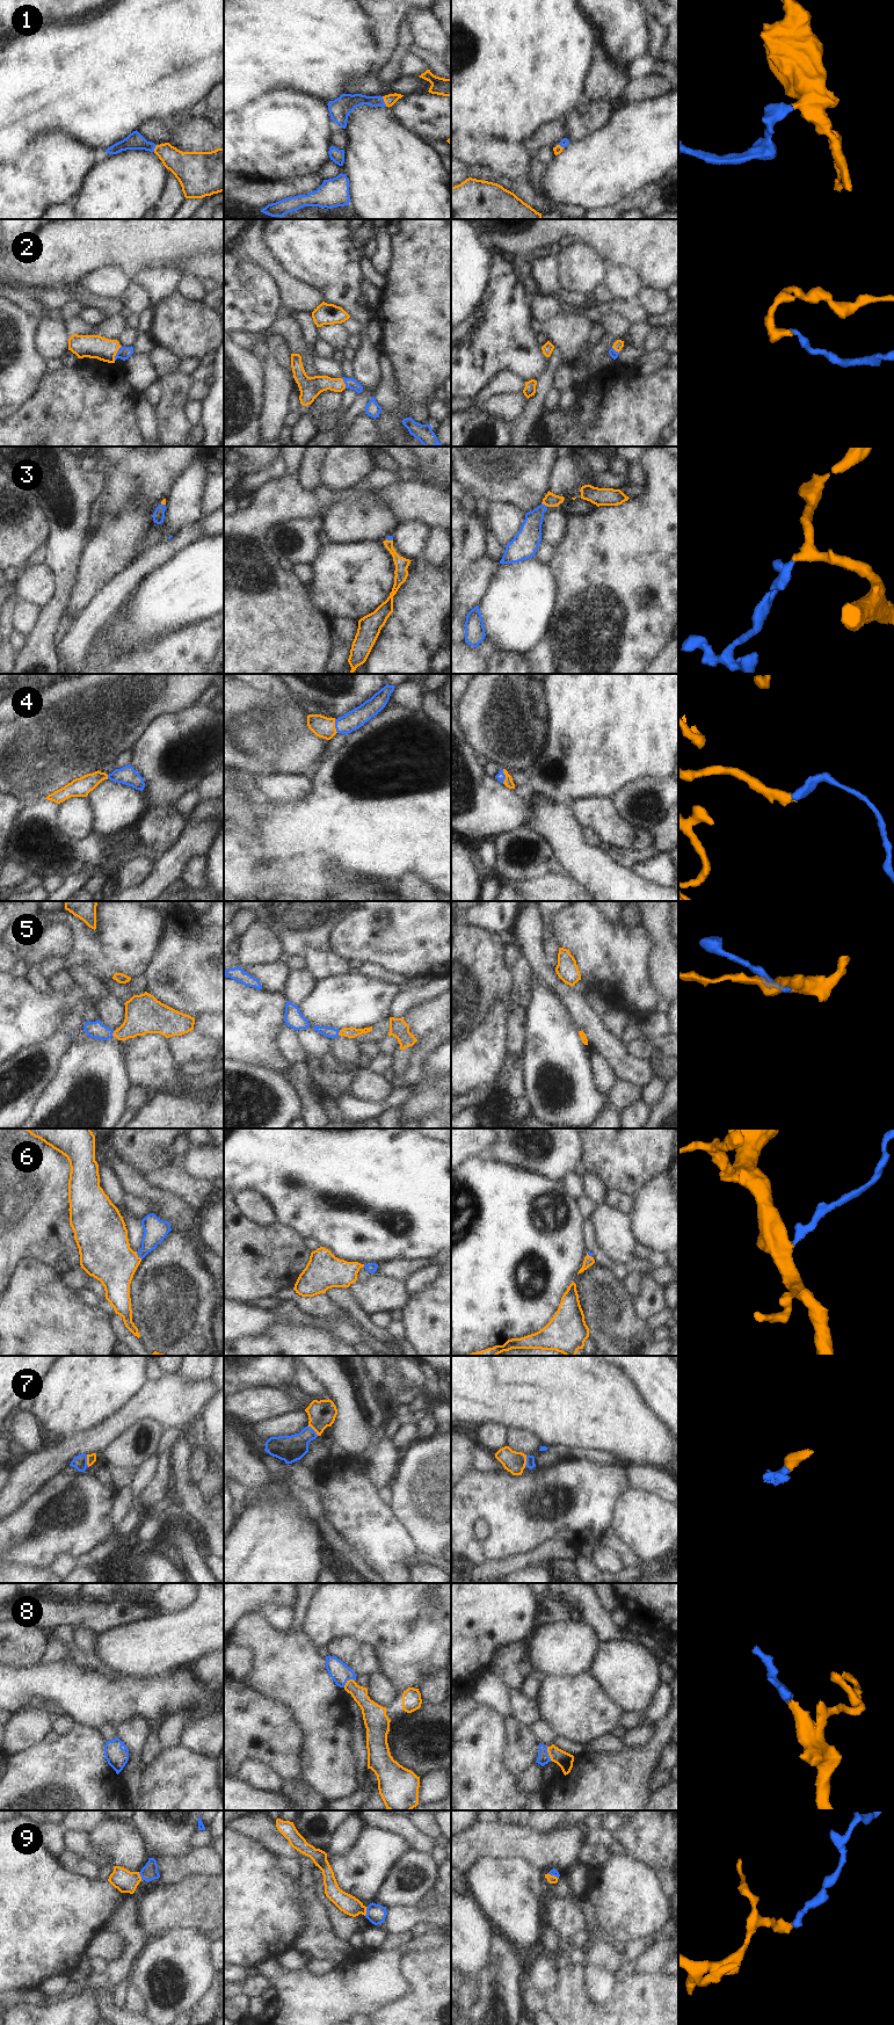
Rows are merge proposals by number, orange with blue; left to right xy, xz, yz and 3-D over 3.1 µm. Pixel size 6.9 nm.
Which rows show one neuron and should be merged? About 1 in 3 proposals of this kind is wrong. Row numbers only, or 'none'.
1, 2, 3, 4, 5, 6, 7, 8, 9

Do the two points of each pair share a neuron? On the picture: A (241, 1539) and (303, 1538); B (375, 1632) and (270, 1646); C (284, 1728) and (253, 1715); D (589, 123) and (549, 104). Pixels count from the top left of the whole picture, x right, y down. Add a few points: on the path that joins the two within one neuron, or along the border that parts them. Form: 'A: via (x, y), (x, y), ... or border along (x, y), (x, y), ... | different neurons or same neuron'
A: via (256, 1539), (288, 1539) | same neuron
B: border along (300, 1630), (317, 1647) | different neurons
C: via (276, 1728), (266, 1728), (261, 1724) | same neuron
D: border along (578, 103), (561, 117) | different neurons

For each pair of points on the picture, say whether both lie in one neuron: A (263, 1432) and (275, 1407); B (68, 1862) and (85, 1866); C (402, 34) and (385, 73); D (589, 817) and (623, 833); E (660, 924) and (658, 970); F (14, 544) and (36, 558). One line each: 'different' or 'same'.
A: different
B: same
C: same
D: same
E: same
F: different

